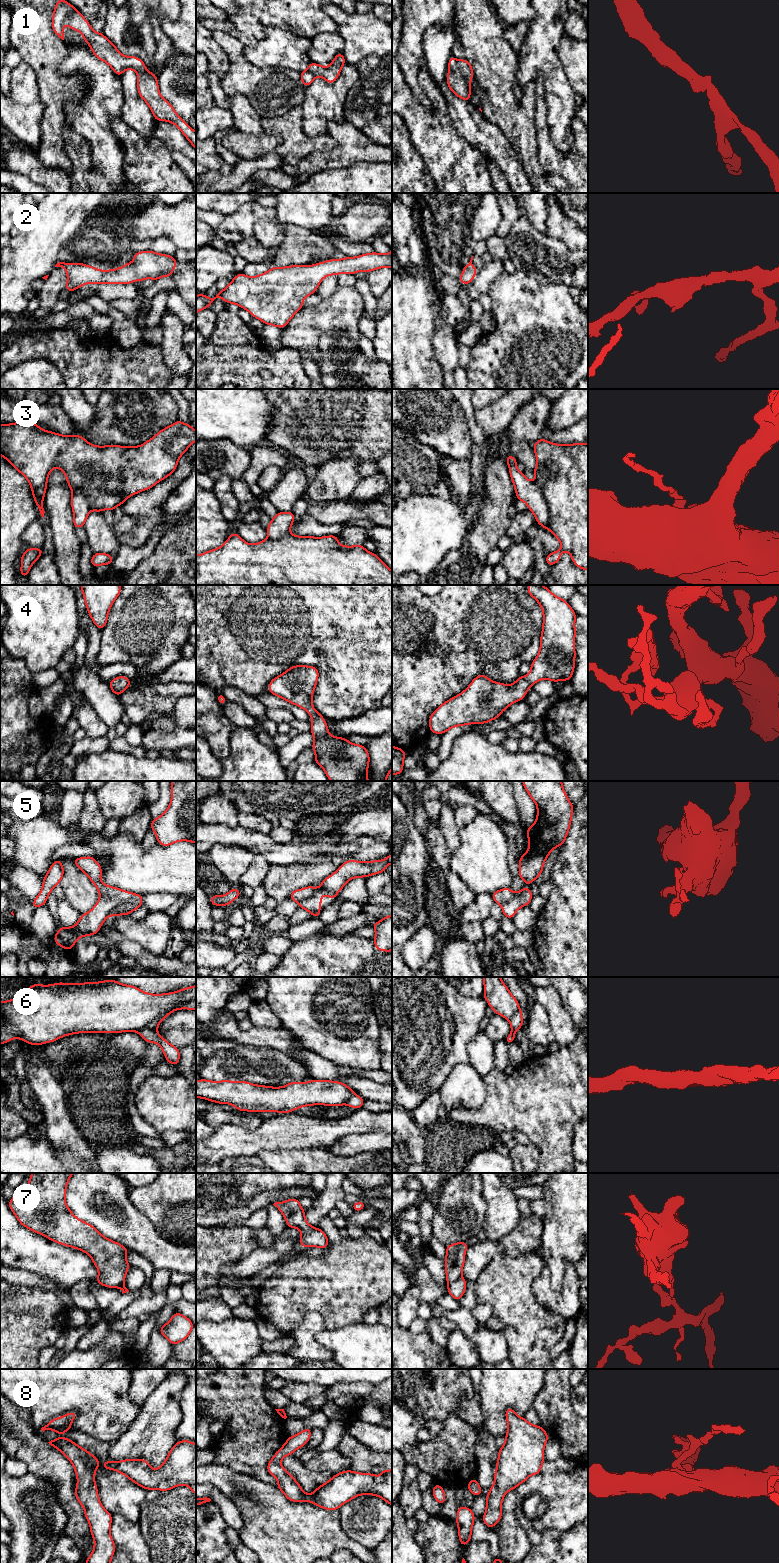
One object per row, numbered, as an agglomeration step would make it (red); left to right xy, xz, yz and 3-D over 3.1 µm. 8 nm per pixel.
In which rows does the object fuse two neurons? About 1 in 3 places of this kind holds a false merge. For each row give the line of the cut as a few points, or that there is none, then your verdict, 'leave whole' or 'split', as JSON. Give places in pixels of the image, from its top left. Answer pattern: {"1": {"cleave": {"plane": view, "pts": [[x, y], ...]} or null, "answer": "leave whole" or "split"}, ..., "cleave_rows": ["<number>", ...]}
{"1": {"cleave": null, "answer": "leave whole"}, "2": {"cleave": null, "answer": "leave whole"}, "3": {"cleave": null, "answer": "leave whole"}, "4": {"cleave": null, "answer": "leave whole"}, "5": {"cleave": {"plane": "xz", "pts": [[336, 894], [330, 891], [317, 890], [298, 902]]}, "answer": "split"}, "6": {"cleave": {"plane": "xy", "pts": [[171, 1011], [161, 1013], [138, 1031]]}, "answer": "split"}, "7": {"cleave": {"plane": "xz", "pts": [[318, 1228], [303, 1235]]}, "answer": "split"}, "8": {"cleave": null, "answer": "leave whole"}, "cleave_rows": ["5", "6", "7"]}

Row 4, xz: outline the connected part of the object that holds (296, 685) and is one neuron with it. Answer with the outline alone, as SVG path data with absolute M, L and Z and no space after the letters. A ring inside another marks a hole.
M296 665L291 666L283 674L273 678L268 691L291 704L297 705L308 712L312 718L310 732L314 736L311 748L315 752L315 763L324 771L331 781L369 781L367 770L369 768L370 756L364 745L350 743L346 737L331 736L328 725L322 714L317 712L312 703L312 696L318 681L319 671L317 667Z

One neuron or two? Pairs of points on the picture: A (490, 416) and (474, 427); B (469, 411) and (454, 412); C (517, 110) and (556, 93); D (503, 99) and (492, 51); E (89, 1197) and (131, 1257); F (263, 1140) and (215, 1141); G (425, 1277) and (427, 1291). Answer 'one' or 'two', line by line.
A: two
B: two
C: two
D: one
E: two
F: one
G: one

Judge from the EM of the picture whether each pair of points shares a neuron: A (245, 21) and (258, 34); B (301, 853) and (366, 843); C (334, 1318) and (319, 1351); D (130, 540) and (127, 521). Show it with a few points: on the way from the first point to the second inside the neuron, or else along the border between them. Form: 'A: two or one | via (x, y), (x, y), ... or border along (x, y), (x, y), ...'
A: one | via (248, 24), (255, 31)
B: one | via (317, 850), (350, 848)
C: two | border along (307, 1314), (318, 1313), (326, 1328)
D: two | border along (139, 520), (127, 532), (116, 535)

